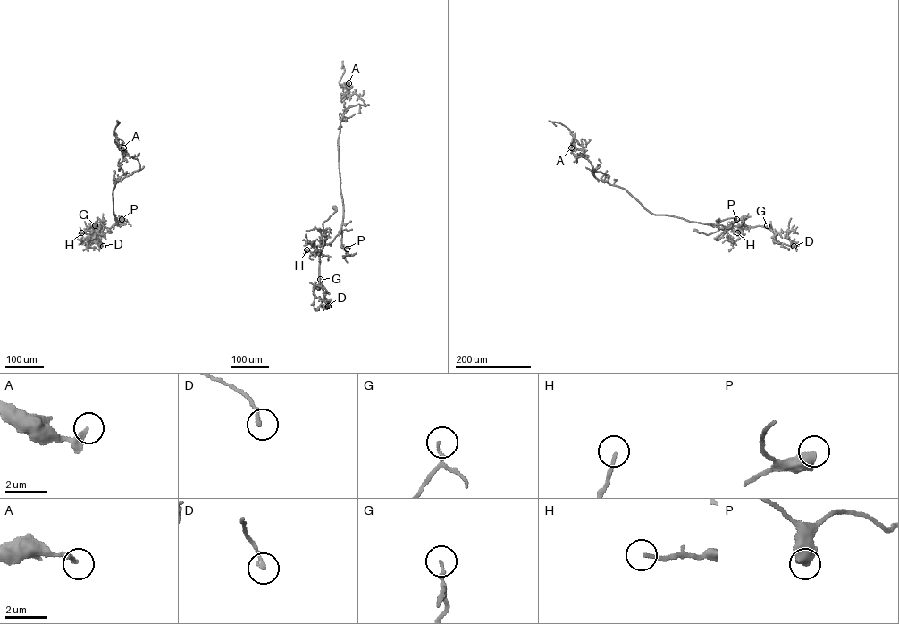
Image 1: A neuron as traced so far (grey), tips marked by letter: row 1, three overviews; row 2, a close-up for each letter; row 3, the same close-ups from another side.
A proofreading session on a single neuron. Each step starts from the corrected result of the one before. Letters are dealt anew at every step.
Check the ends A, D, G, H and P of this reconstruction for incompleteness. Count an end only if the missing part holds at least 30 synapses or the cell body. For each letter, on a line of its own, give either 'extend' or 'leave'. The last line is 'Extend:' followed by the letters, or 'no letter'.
A: leave
D: leave
G: leave
H: leave
P: leave
Extend: no letter

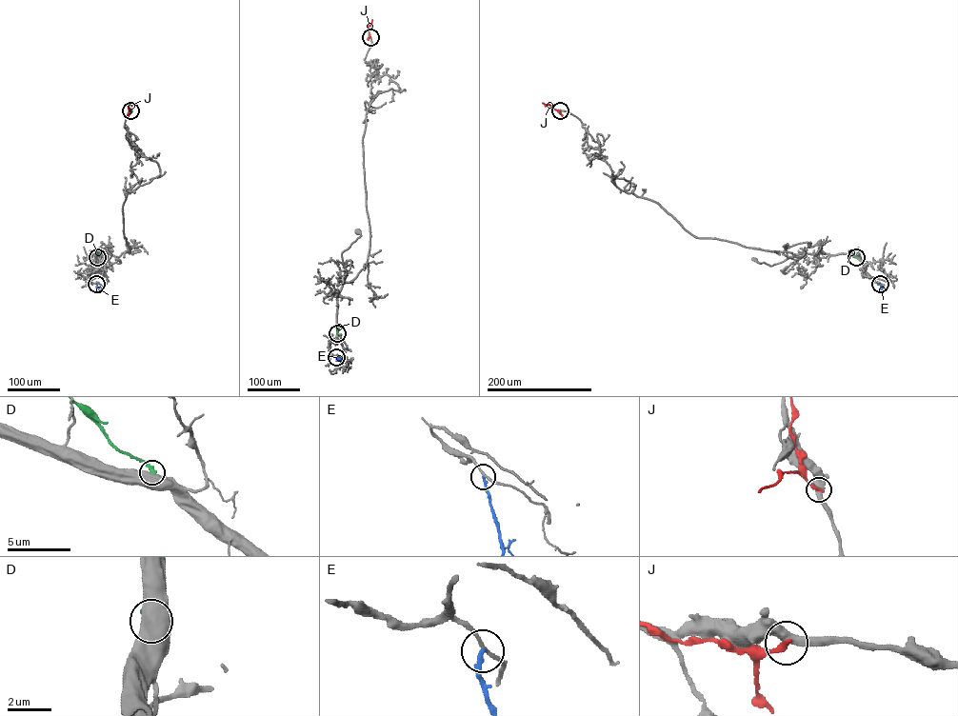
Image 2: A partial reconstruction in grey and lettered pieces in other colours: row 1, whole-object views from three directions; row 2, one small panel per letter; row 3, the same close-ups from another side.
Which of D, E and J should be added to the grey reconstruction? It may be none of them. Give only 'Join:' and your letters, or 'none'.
Join: none

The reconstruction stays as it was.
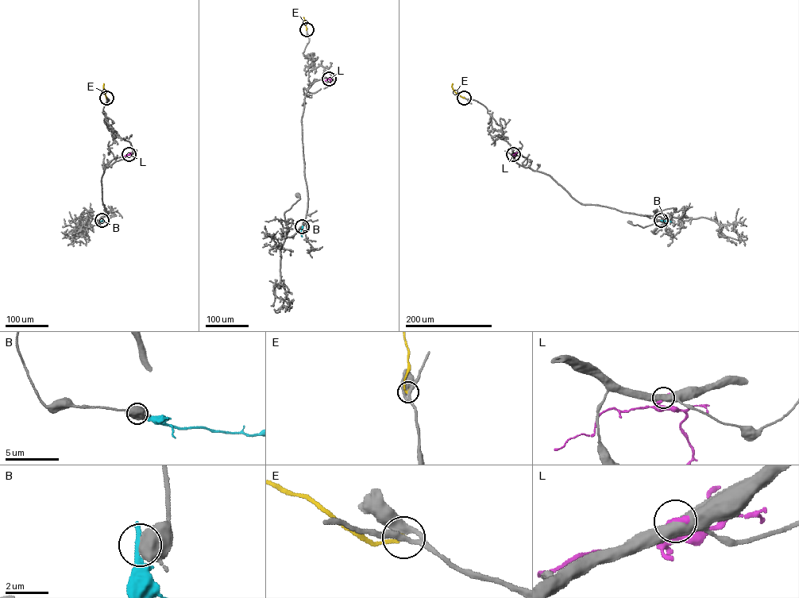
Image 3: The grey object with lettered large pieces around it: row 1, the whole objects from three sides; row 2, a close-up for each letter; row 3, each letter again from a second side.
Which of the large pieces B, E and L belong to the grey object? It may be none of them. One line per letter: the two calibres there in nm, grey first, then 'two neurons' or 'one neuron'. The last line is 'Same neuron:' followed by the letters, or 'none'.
B: 800/280 nm | two neurons
E: 220/200 nm | one neuron
L: 550/220 nm | two neurons
Same neuron: E

